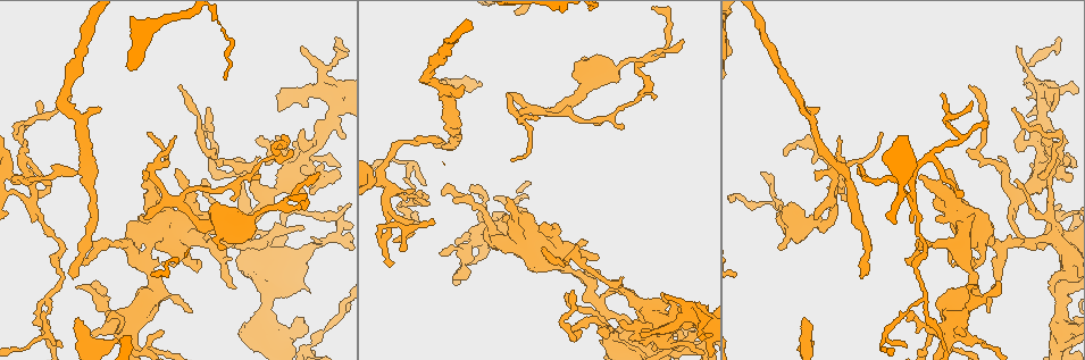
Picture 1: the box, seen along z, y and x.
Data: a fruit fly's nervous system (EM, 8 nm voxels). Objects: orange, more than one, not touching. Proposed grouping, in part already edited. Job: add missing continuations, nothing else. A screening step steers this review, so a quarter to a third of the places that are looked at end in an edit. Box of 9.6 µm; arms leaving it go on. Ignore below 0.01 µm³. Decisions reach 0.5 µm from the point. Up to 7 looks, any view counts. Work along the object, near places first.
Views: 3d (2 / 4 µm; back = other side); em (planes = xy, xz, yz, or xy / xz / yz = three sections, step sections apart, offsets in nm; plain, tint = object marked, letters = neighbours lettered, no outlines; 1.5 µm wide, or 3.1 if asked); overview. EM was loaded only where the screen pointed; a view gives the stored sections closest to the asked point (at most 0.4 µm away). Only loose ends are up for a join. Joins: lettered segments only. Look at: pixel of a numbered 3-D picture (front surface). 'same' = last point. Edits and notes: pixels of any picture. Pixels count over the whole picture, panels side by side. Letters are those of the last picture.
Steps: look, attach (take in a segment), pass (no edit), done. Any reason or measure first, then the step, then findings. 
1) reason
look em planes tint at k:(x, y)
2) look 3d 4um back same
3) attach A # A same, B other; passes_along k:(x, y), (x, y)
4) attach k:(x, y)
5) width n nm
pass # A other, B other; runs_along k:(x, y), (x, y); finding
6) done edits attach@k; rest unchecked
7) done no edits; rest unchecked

look em xz step 4 letters at 1:(318, 174)

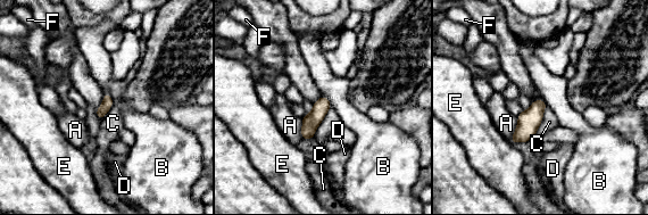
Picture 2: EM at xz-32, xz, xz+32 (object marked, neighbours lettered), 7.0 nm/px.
look em planes letters same

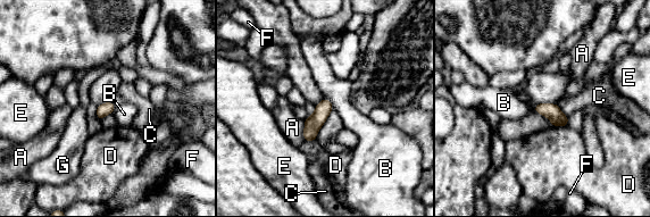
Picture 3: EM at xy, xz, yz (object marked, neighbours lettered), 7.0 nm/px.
pass # A other, B other, C other, D other, E other, F other, G other; border 3:(324, 97), (333, 108); none of them fits

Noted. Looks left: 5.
an open end
look em planes plain at 1:(809, 110)

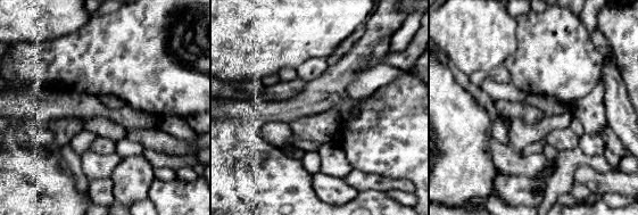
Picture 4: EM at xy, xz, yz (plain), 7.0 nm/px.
what lies round it
look em planes letters same

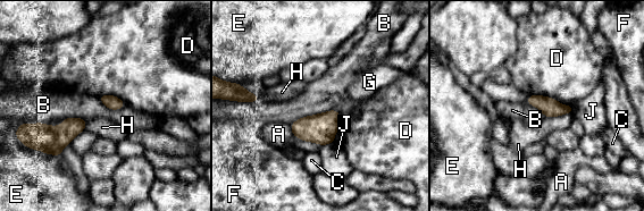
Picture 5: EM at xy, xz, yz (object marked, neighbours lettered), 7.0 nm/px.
pass # A other, B other, C other, D other, E other, F other, G other, H other, J other; border 5:(63, 118), (84, 118), (86, 120); none of them fits

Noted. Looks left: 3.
tapers out
look em planes letters at 1:(664, 297)

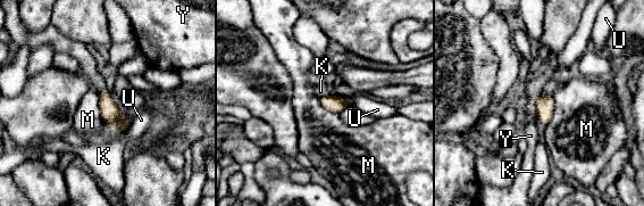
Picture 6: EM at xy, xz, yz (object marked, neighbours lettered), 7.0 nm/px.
longest_contact M 220 nm
pass # K other, M other, U other, Y other; border 6:(551, 96), (553, 113), (545, 126); none of them fits

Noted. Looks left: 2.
done no edits; rest unchecked

